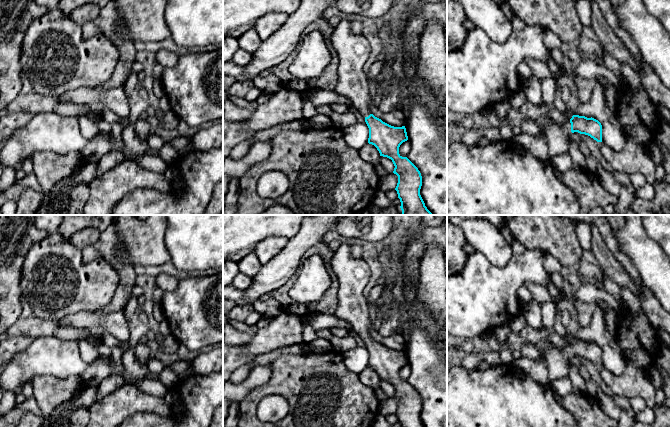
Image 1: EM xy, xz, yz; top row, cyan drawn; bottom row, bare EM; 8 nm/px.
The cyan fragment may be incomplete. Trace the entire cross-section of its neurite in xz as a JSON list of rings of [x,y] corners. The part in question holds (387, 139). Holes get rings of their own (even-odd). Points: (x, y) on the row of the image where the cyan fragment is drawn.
[[[341,20],[334,28],[330,43],[338,54],[338,82],[335,91],[351,100],[353,109],[357,110],[364,118],[369,128],[368,143],[374,145],[380,156],[392,160],[395,168],[393,173],[398,176],[395,188],[401,202],[402,215],[433,215],[425,206],[420,195],[422,176],[418,168],[407,158],[399,154],[400,145],[408,140],[405,126],[394,127],[375,117],[369,107],[369,101],[374,94],[373,86],[366,77],[366,62],[370,56],[371,47],[364,35],[352,32],[350,22]]]

